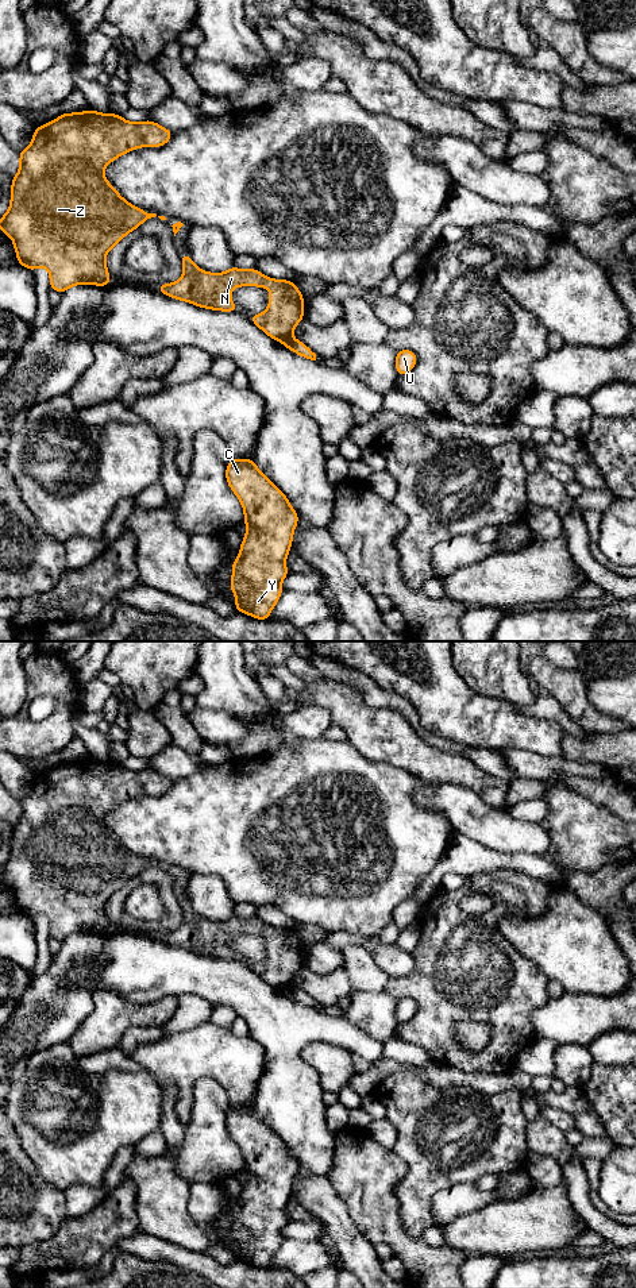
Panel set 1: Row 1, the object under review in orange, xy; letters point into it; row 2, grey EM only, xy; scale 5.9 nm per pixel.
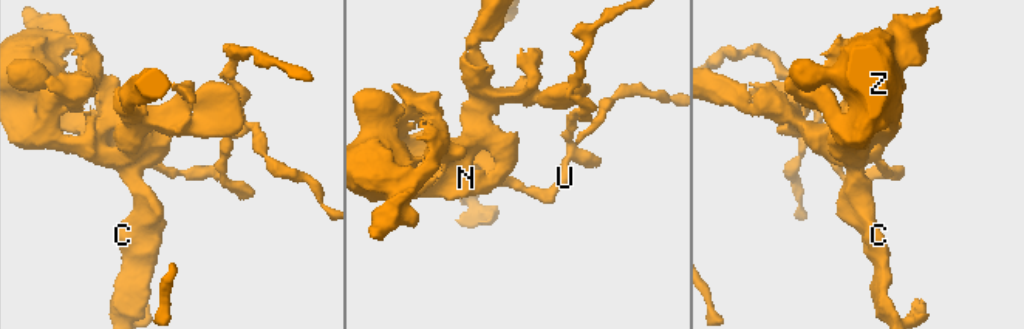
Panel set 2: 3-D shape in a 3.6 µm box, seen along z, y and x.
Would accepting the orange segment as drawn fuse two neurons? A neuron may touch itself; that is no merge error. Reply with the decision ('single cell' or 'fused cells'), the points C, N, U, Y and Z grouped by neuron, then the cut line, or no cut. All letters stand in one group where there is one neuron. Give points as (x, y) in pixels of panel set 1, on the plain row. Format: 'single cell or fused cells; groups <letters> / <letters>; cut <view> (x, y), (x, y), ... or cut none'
fused cells; groups C N Y Z / U; cut xy (290, 986), (282, 990)

